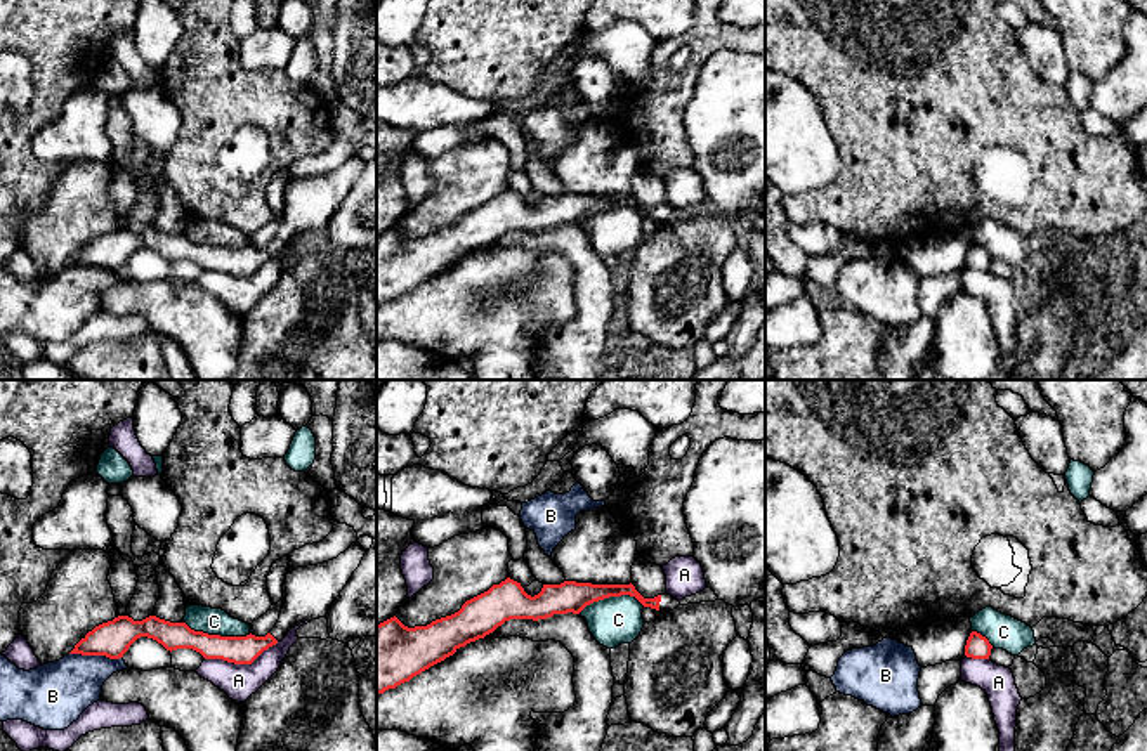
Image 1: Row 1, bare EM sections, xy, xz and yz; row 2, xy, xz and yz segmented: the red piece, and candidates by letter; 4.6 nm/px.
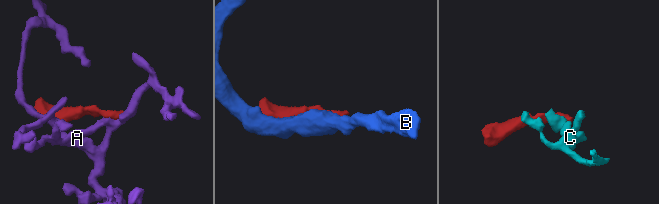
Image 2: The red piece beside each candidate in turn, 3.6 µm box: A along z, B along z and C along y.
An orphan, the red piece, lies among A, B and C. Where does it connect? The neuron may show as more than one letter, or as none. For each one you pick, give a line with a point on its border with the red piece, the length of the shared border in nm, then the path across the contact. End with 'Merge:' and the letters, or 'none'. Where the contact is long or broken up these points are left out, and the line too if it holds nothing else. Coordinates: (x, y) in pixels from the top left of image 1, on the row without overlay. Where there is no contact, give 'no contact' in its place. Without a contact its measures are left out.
Merge: none

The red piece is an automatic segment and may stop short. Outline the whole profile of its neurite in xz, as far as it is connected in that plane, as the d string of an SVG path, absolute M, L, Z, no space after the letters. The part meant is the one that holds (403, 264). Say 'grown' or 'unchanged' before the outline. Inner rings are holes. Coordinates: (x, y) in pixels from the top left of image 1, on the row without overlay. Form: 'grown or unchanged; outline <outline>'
grown; outline M507 189L488 203L467 212L451 227L427 238L404 238L396 227L377 236L377 305L410 293L430 278L453 267L460 258L484 250L510 231L547 231L554 225L580 225L587 217L630 206L644 219L663 224L673 222L680 213L665 205L644 210L630 196L592 196L564 193L543 196L534 208L521 194Z

